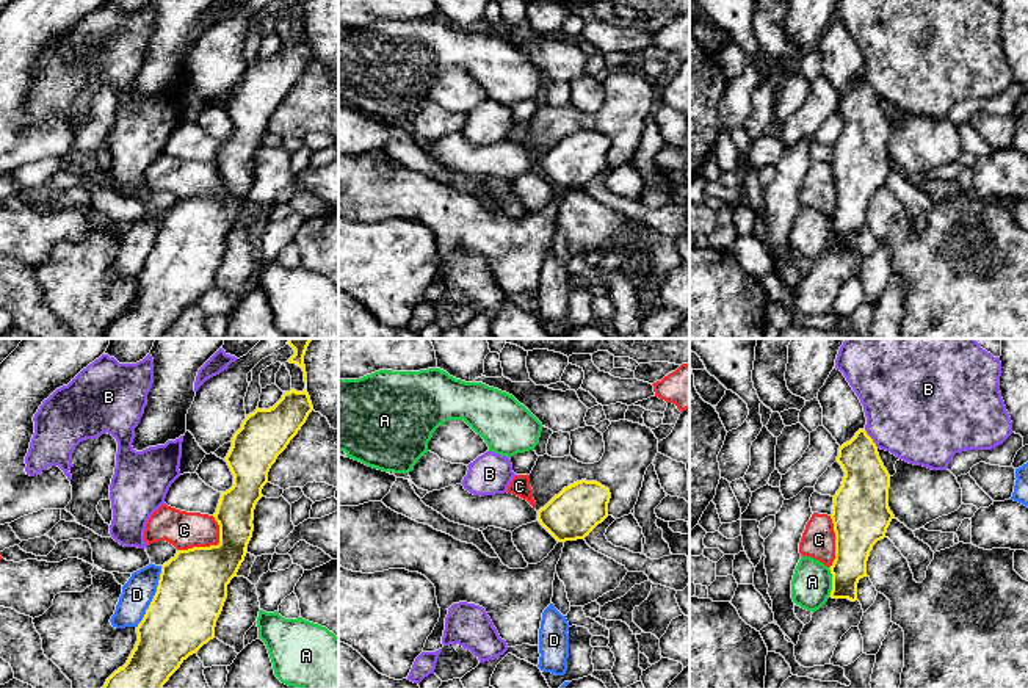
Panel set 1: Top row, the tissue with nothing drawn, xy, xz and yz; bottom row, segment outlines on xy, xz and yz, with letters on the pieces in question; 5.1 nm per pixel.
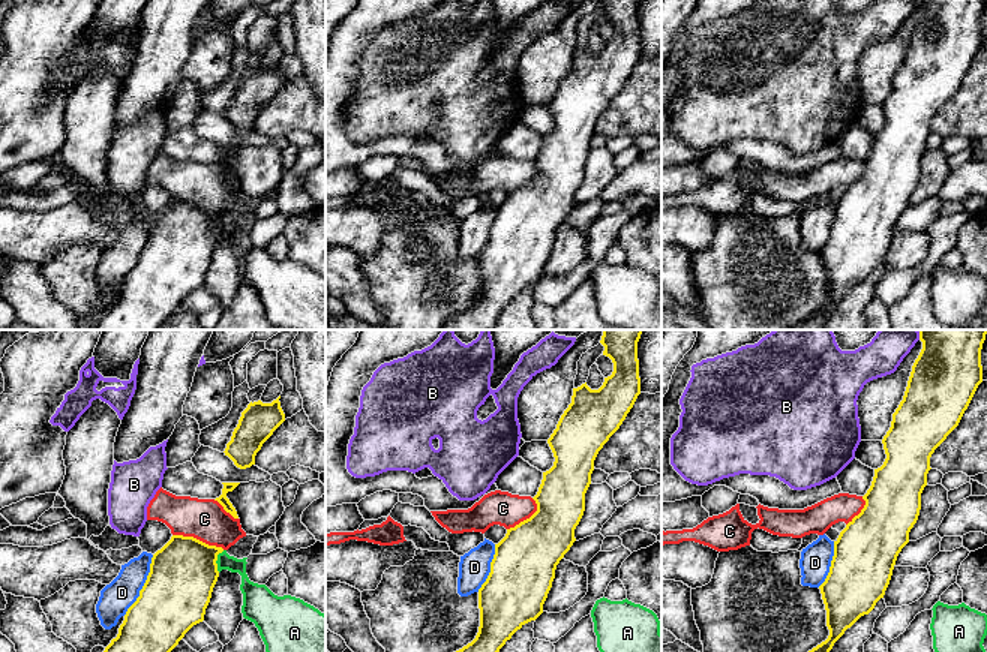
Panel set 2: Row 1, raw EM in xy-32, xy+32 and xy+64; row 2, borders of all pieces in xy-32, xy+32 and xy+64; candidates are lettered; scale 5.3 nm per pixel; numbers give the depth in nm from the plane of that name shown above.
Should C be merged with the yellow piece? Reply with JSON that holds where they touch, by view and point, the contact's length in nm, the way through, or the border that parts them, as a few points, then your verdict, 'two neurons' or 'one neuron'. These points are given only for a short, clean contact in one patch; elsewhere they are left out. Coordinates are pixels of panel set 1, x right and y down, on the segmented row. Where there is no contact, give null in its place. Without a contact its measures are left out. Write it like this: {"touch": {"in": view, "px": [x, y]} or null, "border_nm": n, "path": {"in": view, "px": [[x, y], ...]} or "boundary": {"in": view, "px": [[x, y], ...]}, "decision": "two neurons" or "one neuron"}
{"touch": {"in": "xy", "px": [210, 546]}, "border_nm": 260, "boundary": {"in": "xy", "px": [[215, 517], [218, 525], [217, 544], [177, 550]]}, "decision": "two neurons"}

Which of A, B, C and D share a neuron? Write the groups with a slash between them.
A / B / C / D

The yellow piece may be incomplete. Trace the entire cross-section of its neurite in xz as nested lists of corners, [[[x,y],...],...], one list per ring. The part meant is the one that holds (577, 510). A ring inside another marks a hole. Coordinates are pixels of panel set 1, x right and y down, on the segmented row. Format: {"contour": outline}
{"contour": [[[581,480],[541,508],[538,520],[558,542],[585,539],[608,517],[610,498],[608,487]]]}

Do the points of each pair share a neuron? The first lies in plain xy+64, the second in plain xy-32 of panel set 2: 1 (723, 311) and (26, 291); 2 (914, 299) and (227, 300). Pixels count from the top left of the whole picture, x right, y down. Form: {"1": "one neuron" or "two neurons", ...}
{"1": "two neurons", "2": "two neurons"}

